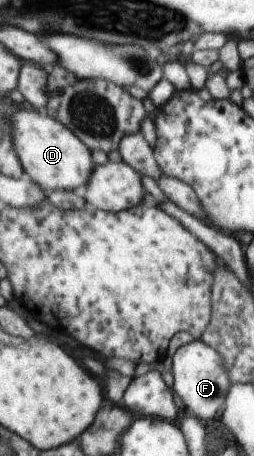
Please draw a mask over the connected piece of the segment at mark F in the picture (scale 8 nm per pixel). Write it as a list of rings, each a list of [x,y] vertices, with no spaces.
[[[193,339],[179,346],[170,360],[173,392],[182,400],[185,410],[189,410],[202,422],[211,423],[216,411],[223,408],[227,392],[231,388],[231,378],[224,369],[224,358],[202,340]]]

